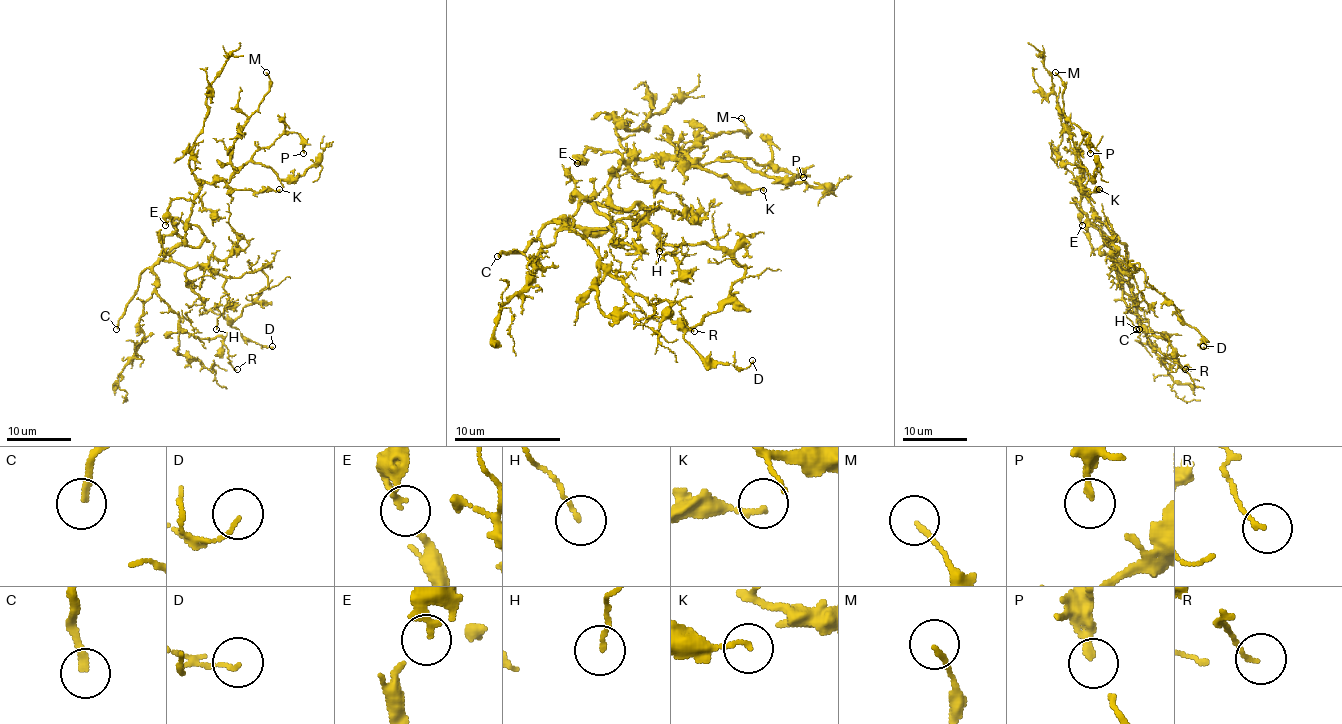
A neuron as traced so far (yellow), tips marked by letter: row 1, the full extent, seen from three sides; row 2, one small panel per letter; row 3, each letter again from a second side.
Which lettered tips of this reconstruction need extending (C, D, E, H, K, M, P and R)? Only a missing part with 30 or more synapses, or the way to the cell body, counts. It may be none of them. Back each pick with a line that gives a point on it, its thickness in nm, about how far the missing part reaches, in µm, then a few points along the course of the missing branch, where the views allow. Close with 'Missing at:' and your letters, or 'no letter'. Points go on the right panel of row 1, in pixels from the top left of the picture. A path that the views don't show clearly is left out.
C: Place: (1139, 329). Thickness 200 nm. Missing length about 35 µm. Course of what is missing: (1139, 329), (1139, 340), (1149, 353), (1142, 372), (1149, 381), (1151, 324), (1151, 332), (1141, 332)
Missing at: C

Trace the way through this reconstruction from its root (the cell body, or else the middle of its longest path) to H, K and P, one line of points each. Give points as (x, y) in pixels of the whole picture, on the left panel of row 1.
H: (181, 220), (173, 228), (185, 241), (170, 257), (225, 278), (216, 329)
K: (181, 220), (207, 239), (196, 247), (186, 244), (185, 221), (204, 182), (279, 189)
P: (181, 220), (207, 239), (196, 247), (185, 221), (204, 182), (230, 179), (284, 134), (303, 153)

